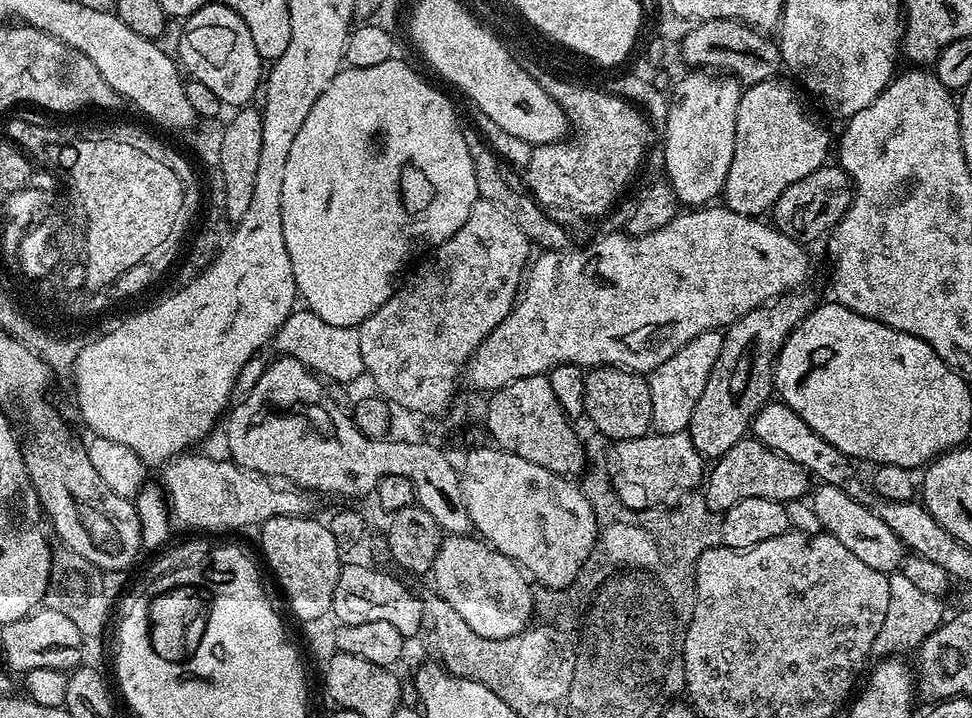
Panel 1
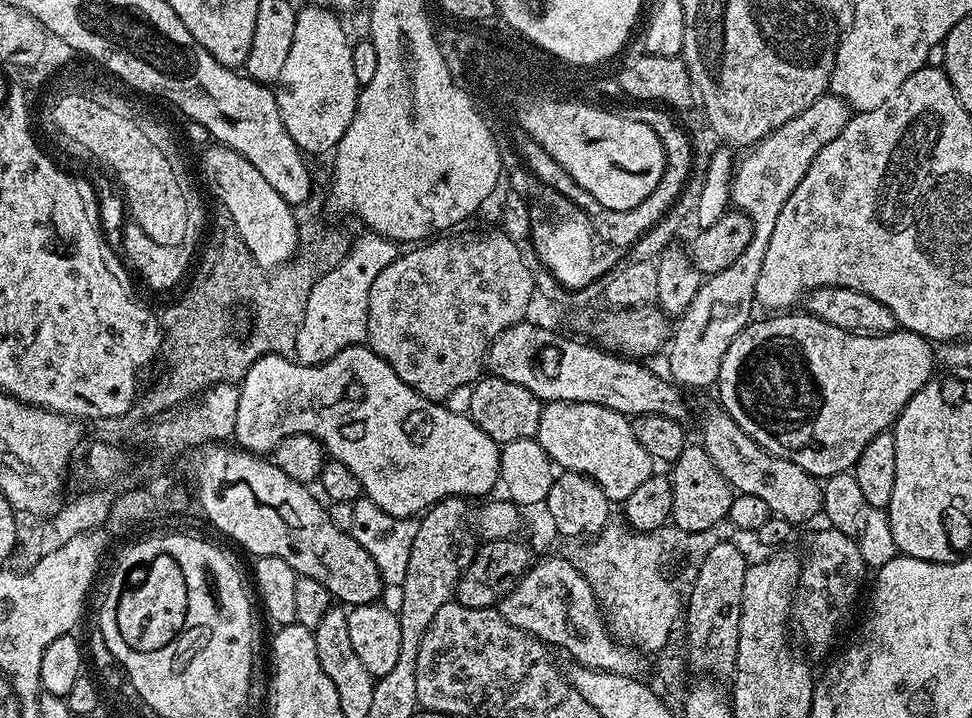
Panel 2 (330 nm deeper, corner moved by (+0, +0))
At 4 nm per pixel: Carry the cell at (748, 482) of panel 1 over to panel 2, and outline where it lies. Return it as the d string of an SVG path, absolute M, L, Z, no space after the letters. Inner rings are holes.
M689 443L684 447L671 468L673 525L692 532L710 531L715 523L727 517L734 489L728 485L726 478L722 478L722 474L718 474L714 462L710 462L706 450L699 443Z

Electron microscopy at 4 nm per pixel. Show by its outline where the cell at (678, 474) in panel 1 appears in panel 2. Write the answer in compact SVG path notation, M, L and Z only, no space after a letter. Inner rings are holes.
M557 400L545 403L534 439L557 469L590 477L612 502L630 498L646 478L654 475L653 458L634 438L631 419L606 406Z

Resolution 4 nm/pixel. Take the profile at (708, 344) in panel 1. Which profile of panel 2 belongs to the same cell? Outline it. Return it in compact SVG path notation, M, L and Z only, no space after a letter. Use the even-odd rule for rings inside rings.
M825 94L819 96L816 101L810 106L806 106L806 110L802 110L802 114L798 114L790 122L786 122L782 126L778 126L778 130L774 130L767 138L760 141L751 149L752 152L744 161L739 161L739 164L735 167L732 176L732 191L730 193L730 204L733 209L744 212L752 223L752 241L746 246L746 250L742 250L742 254L738 257L734 263L730 266L726 266L726 270L722 270L716 276L709 276L703 281L698 290L698 294L694 294L694 302L690 302L690 306L684 311L683 314L675 321L674 327L670 332L670 343L667 345L666 353L668 352L668 372L667 375L671 377L675 383L688 388L708 388L713 387L716 384L718 374L722 370L722 358L726 358L726 350L730 350L730 342L735 336L740 333L743 328L750 323L753 319L754 313L752 308L756 304L756 287L758 286L758 270L762 270L762 258L766 258L766 246L770 242L770 234L774 234L774 222L778 222L778 214L782 214L782 206L786 206L786 198L790 198L790 194L794 194L794 190L798 190L798 182L802 182L802 178L806 178L806 170L810 170L810 162L814 162L814 158L818 158L818 150L822 150L822 146L826 146L826 142L834 142L834 138L838 138L838 134L842 134L842 130L846 126L846 122L852 119L854 113L849 108L848 103L842 98L833 96L831 94Z

